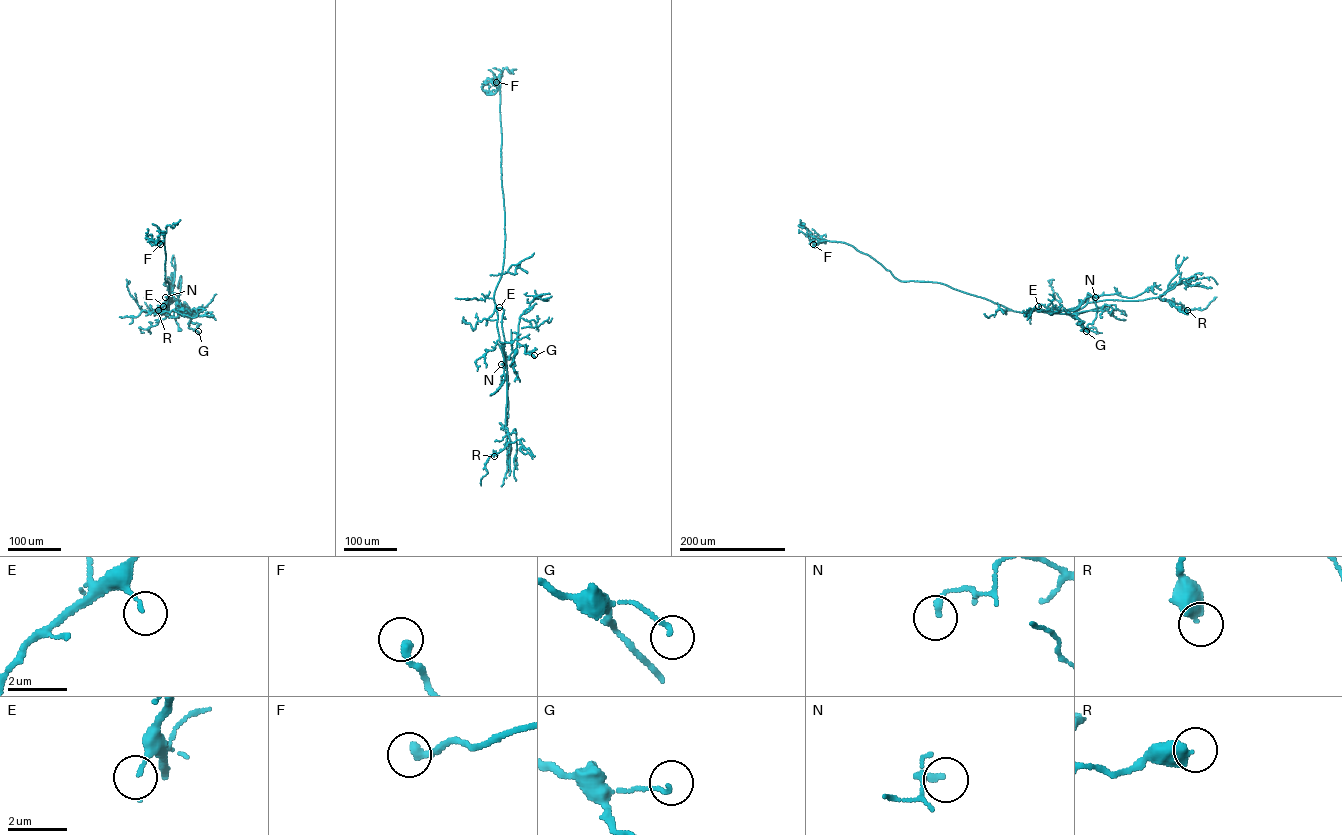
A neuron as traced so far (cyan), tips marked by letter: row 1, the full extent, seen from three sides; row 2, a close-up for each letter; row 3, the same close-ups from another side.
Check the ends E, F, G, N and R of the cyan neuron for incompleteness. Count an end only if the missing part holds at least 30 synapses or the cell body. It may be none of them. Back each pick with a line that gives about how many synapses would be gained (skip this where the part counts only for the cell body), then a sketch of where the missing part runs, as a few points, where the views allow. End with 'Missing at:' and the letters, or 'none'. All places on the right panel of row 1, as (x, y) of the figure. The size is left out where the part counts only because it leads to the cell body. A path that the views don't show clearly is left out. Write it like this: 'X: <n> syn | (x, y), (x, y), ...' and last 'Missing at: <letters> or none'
F: 30 syn
Missing at: F

